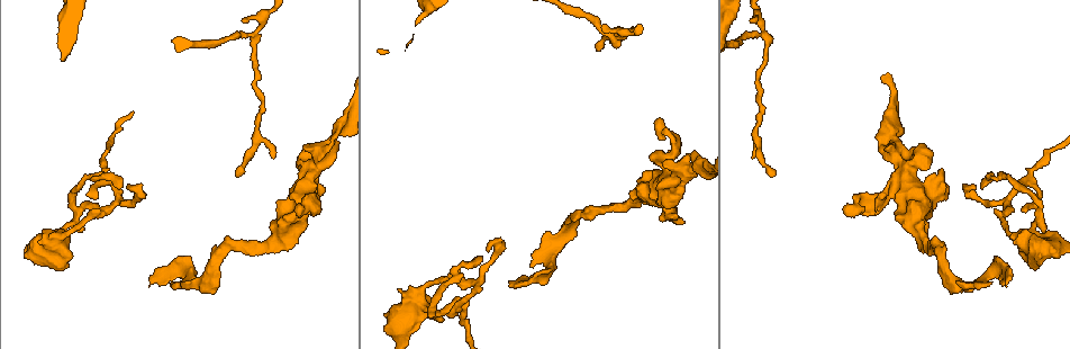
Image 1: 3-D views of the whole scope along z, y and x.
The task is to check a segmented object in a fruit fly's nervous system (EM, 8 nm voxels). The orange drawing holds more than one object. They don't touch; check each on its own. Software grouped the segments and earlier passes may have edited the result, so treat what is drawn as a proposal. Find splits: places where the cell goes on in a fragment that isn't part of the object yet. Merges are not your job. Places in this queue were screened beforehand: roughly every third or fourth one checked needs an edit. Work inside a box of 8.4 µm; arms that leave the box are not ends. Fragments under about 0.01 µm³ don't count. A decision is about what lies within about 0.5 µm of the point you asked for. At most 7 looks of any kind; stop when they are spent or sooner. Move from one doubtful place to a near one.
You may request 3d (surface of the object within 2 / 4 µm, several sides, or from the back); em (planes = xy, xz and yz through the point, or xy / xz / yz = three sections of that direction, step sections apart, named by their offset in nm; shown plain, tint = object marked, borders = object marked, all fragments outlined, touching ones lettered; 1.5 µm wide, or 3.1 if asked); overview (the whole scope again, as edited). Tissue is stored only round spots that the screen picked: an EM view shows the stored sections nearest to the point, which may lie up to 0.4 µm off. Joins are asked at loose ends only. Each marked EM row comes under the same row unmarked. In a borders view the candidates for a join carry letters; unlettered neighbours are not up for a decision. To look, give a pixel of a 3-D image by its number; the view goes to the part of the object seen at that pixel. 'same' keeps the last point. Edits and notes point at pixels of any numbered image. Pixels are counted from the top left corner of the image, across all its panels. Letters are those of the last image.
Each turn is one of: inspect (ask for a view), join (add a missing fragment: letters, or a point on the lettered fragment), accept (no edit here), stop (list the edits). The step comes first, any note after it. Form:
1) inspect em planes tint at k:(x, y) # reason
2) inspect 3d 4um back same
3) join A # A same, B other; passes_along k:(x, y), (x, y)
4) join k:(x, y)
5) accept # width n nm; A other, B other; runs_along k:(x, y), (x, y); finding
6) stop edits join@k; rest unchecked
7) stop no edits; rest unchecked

inspect em yz step 4 borders at 1:(596, 49) # thin end

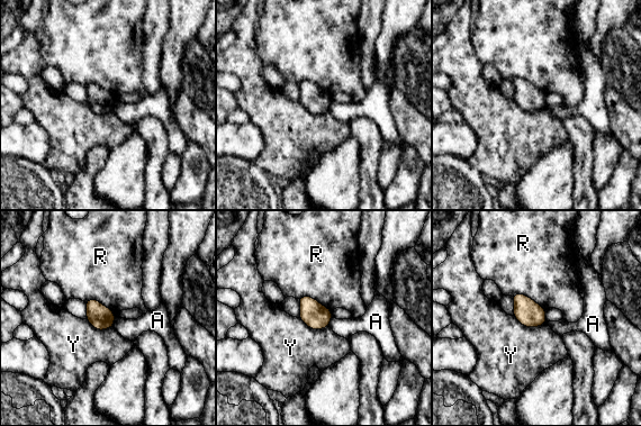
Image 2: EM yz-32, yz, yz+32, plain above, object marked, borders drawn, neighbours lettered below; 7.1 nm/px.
accept # width 170 nm; A other, R other, Y other; border 2:(512, 296), (524, 293), (544, 309); none of them fits

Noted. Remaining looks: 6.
inspect em planes tint at 1:(654, 120) # an open end

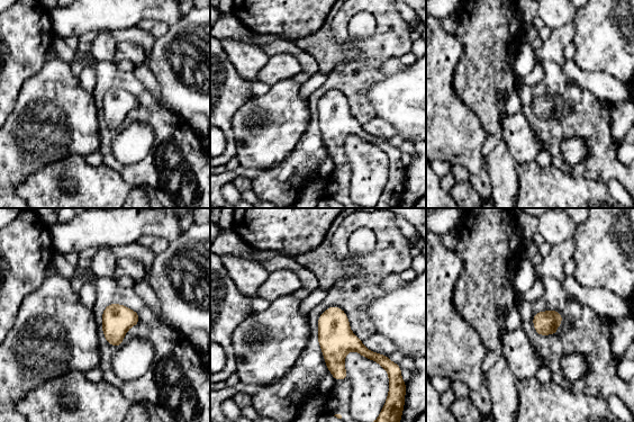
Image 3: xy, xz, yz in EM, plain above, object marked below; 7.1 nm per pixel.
inspect em planes borders same # what lies round it

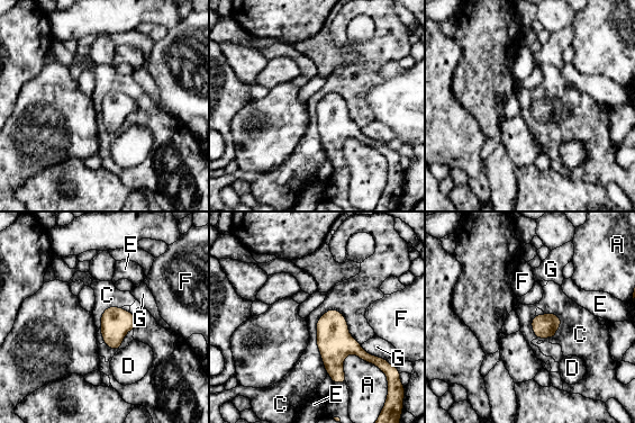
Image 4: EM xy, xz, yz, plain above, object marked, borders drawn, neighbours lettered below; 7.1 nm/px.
accept # A other, C other, D other, E other, F other, G other; border 4:(335, 308), (317, 321), (327, 374); none of them fits

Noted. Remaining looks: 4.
inspect 3d 4um at 1:(940, 169) # an open end

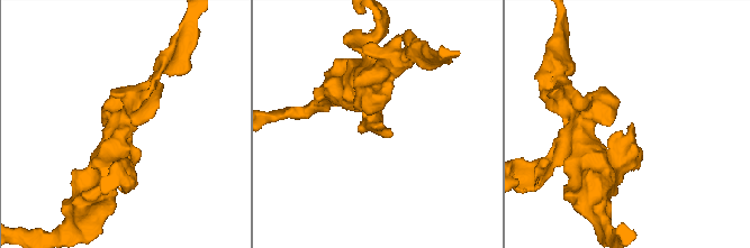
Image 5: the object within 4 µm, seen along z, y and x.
inspect em planes borders at 5:(633, 124)

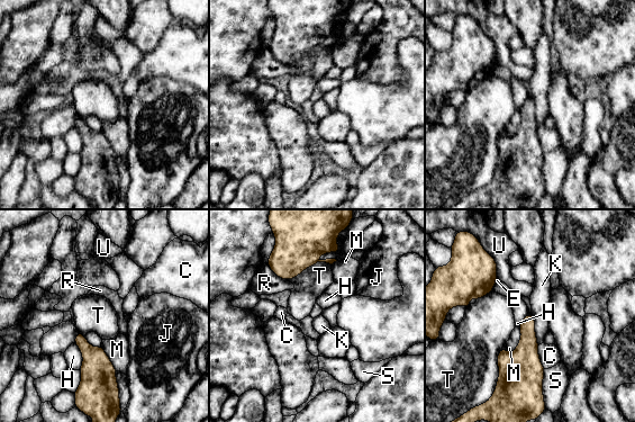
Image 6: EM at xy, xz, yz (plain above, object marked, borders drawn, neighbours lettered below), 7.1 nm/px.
accept # C other, E other, H other, J other, K other, M other, R other, S other, T other, U other; border 6:(532, 313), (535, 338), (538, 344); no lettered fragment goes on from it

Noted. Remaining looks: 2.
stop no edits; rest unchecked

